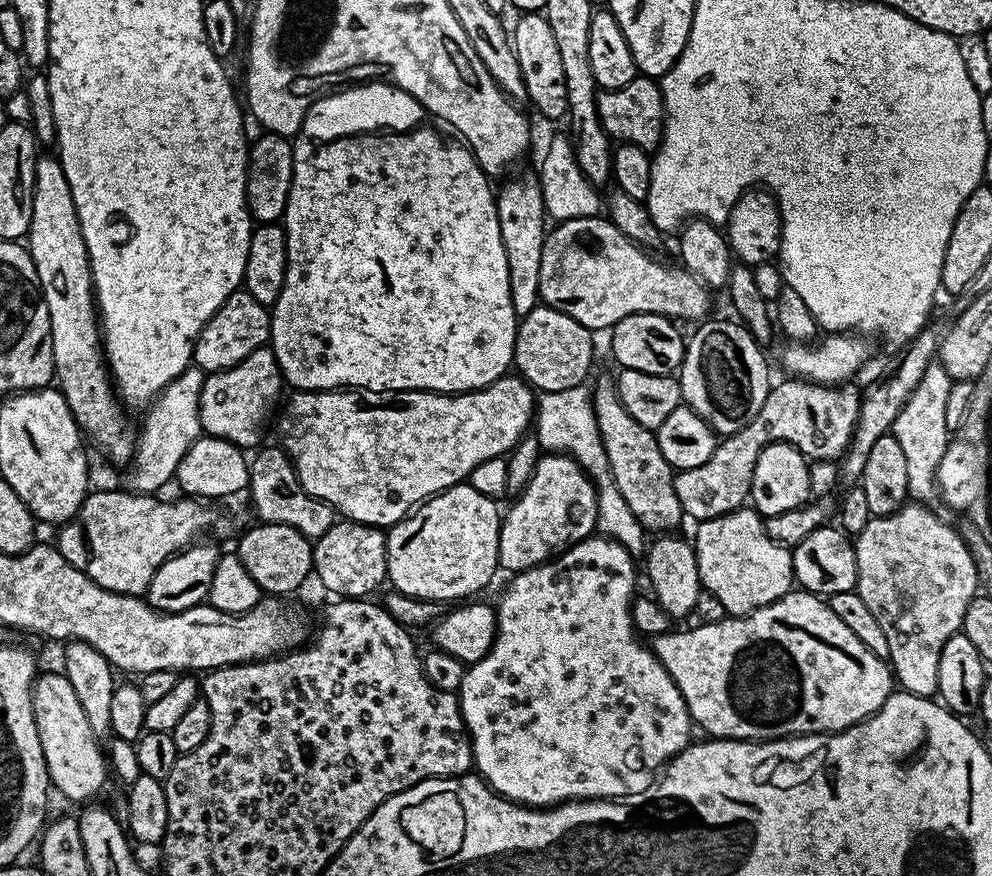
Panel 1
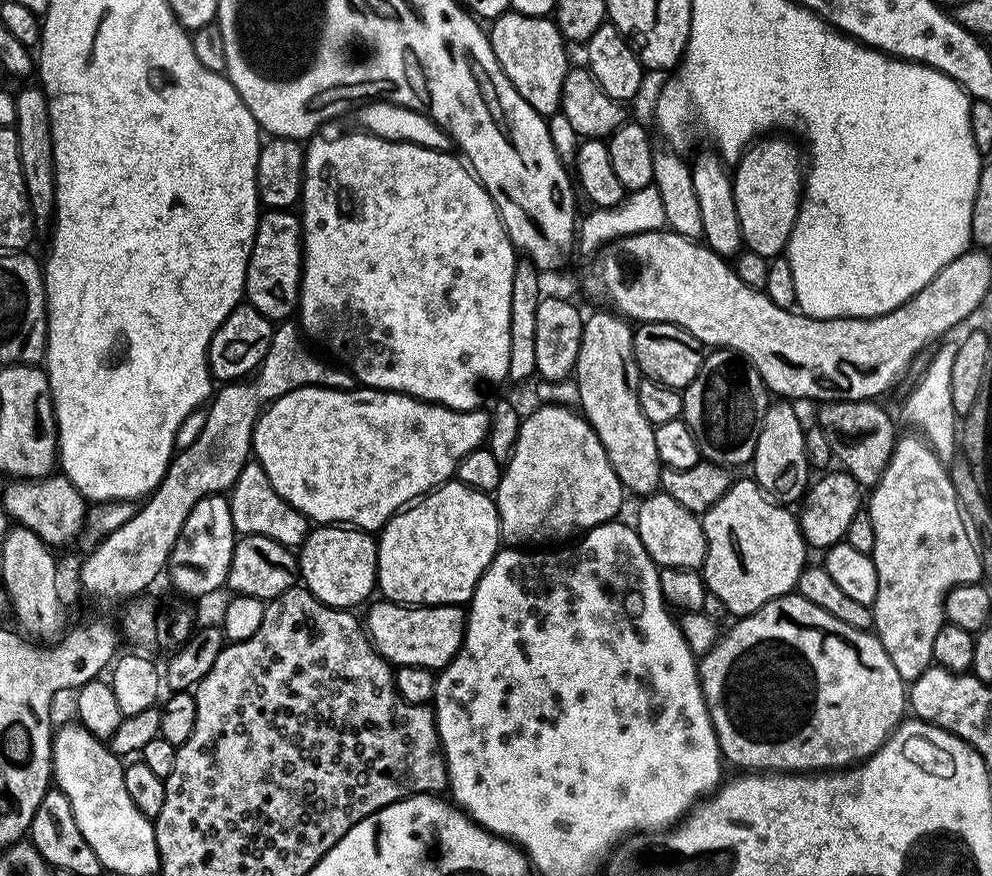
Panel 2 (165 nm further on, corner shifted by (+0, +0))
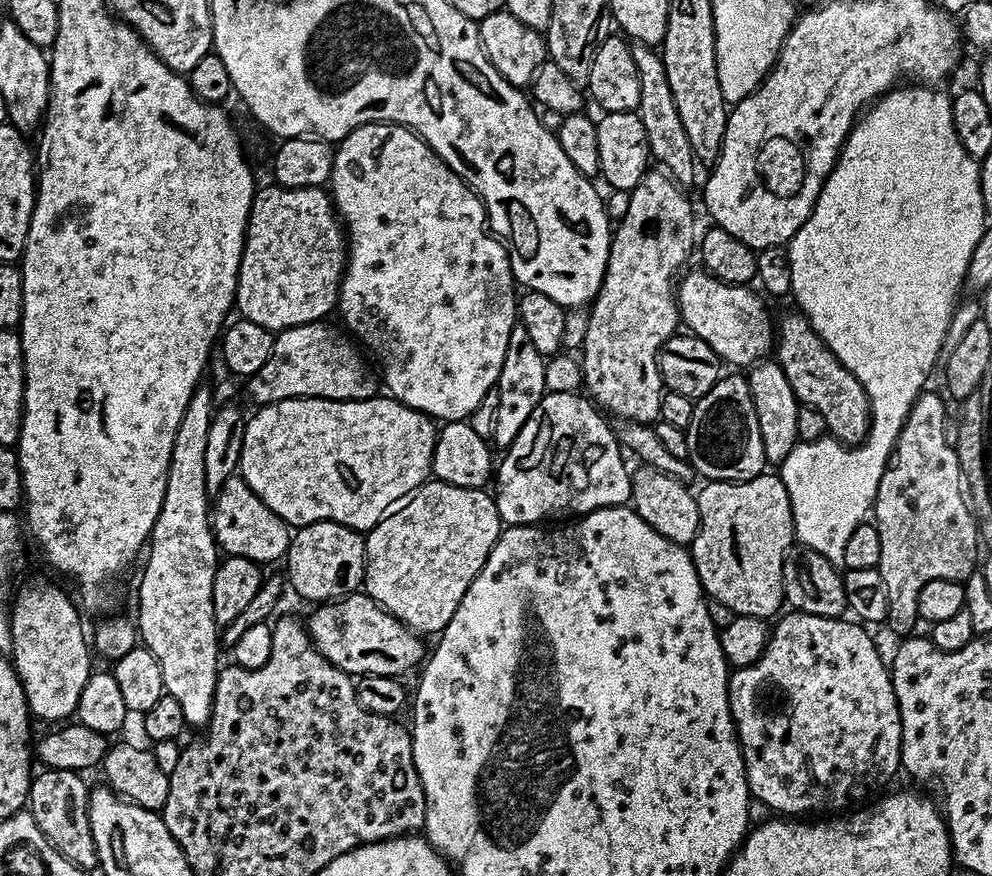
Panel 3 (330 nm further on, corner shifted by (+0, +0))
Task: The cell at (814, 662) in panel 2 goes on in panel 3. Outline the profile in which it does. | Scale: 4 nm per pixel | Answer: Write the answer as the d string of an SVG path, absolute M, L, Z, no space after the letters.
M788 610L776 622L777 624L774 624L771 629L768 644L764 647L762 655L750 666L735 669L728 678L730 714L732 715L732 721L736 723L736 739L740 741L740 752L744 755L744 773L748 779L748 791L755 799L761 800L768 810L776 814L804 814L800 812L816 812L812 814L843 813L853 806L867 801L864 799L871 792L877 791L876 793L879 793L881 791L879 788L896 771L899 773L902 768L900 762L902 726L900 725L900 711L896 705L896 695L894 694L889 665L886 660L880 657L875 642L868 637L869 629L853 622L851 619Z

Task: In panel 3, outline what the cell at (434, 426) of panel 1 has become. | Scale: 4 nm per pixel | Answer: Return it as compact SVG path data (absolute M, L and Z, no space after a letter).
M377 394L368 400L323 400L306 396L302 400L265 404L255 411L244 425L238 472L255 496L262 498L290 526L333 520L361 534L367 533L389 509L411 496L432 476L437 425L431 416L387 394Z

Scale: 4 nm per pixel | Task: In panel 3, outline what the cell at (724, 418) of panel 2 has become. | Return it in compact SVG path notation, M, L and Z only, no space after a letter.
M721 375L720 381L692 406L688 437L688 463L697 477L705 481L749 480L765 471L762 434L758 430L758 414L750 394L747 379L741 376Z

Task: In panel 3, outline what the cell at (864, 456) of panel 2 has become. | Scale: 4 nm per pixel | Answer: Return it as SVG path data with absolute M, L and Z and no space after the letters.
M793 310L789 316L778 320L778 331L774 336L774 360L784 369L786 382L790 382L797 401L801 405L818 410L818 414L826 418L831 439L855 446L867 438L868 430L872 426L872 407L862 382L854 374L850 374L850 370L846 370L846 366L825 346L824 339L813 330L810 322L799 311Z

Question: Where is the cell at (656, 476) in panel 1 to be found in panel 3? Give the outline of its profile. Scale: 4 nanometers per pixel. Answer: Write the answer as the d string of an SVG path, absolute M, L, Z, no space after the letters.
M649 170L649 172L642 178L642 182L638 182L638 186L628 193L626 214L615 225L612 233L612 245L608 251L608 261L606 262L606 270L604 271L602 282L600 283L600 289L598 290L595 300L592 301L590 307L587 309L588 325L586 326L586 338L584 339L584 347L582 349L584 388L597 409L603 410L609 417L616 416L615 419L617 421L633 420L639 424L652 426L660 420L660 407L662 406L660 350L671 336L677 335L678 325L681 323L680 310L676 307L674 277L685 267L683 264L687 262L688 255L690 255L691 252L693 255L694 252L694 236L692 240L692 204L686 197L684 197L684 192L685 189L677 184L671 176L660 170Z

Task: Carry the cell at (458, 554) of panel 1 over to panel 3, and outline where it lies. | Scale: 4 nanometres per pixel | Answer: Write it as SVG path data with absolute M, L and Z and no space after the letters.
M440 480L425 482L395 510L385 514L364 541L363 591L394 618L417 634L439 634L454 618L470 582L488 561L490 550L502 531L495 499L484 488L450 486Z

